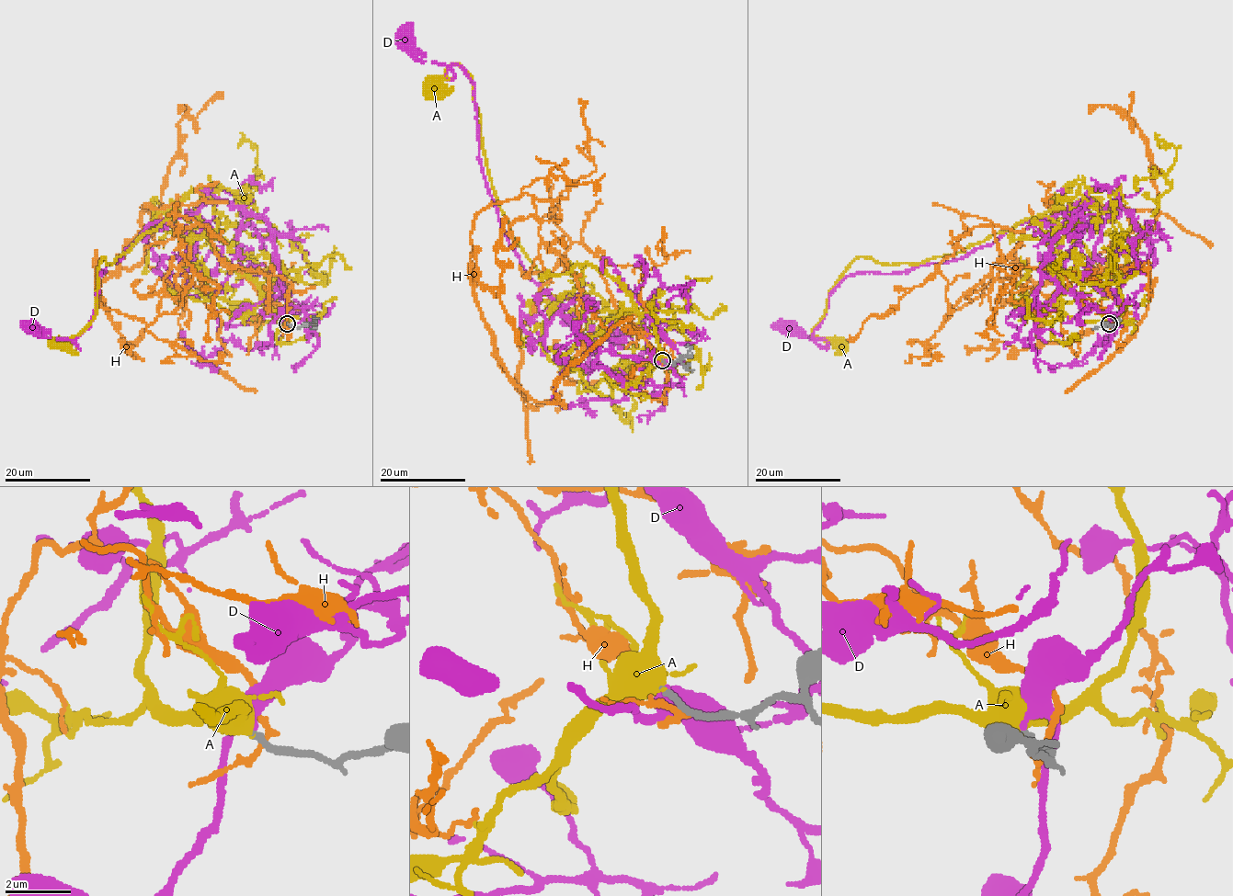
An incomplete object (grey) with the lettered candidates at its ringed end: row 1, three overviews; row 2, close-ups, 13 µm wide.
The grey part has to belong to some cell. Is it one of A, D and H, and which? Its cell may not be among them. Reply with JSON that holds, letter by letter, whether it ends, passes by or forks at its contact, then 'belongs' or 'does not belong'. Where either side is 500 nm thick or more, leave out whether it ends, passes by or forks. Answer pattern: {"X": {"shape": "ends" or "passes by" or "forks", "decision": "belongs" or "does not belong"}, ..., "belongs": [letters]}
{"A": {"shape": "passes by", "decision": "belongs"}, "D": {"shape": "passes by", "decision": "does not belong"}, "H": {"shape": "passes by", "decision": "does not belong"}, "belongs": ["A"]}

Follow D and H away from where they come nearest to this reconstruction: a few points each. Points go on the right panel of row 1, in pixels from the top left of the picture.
D: (1108, 323), (1104, 348), (1117, 300), (1054, 229), (1065, 211), (950, 261), (850, 274), (813, 340), (788, 326)
H: (1111, 325), (1060, 273), (1010, 266), (991, 226), (1126, 209), (1101, 267), (1130, 267), (1158, 209), (1131, 94)

